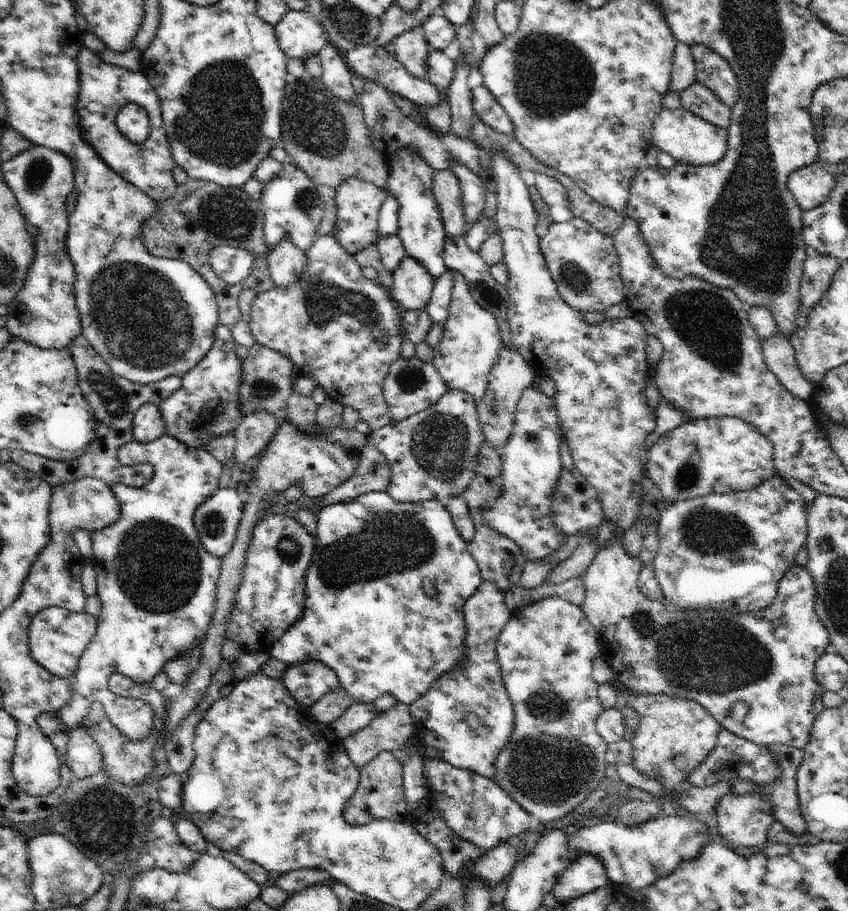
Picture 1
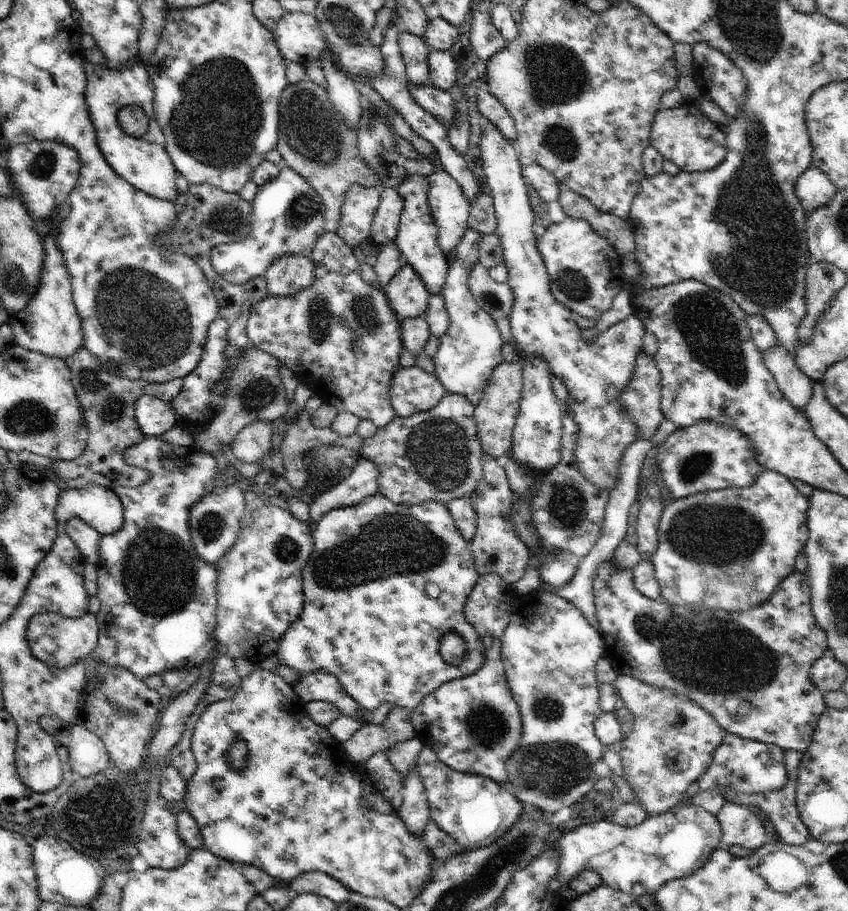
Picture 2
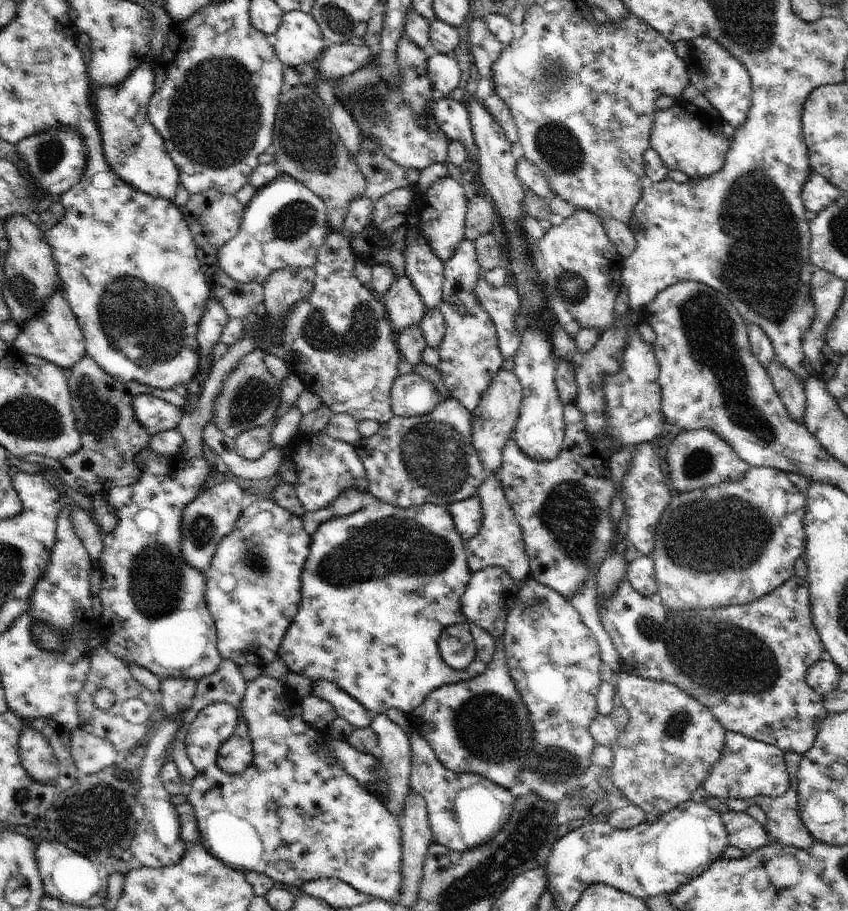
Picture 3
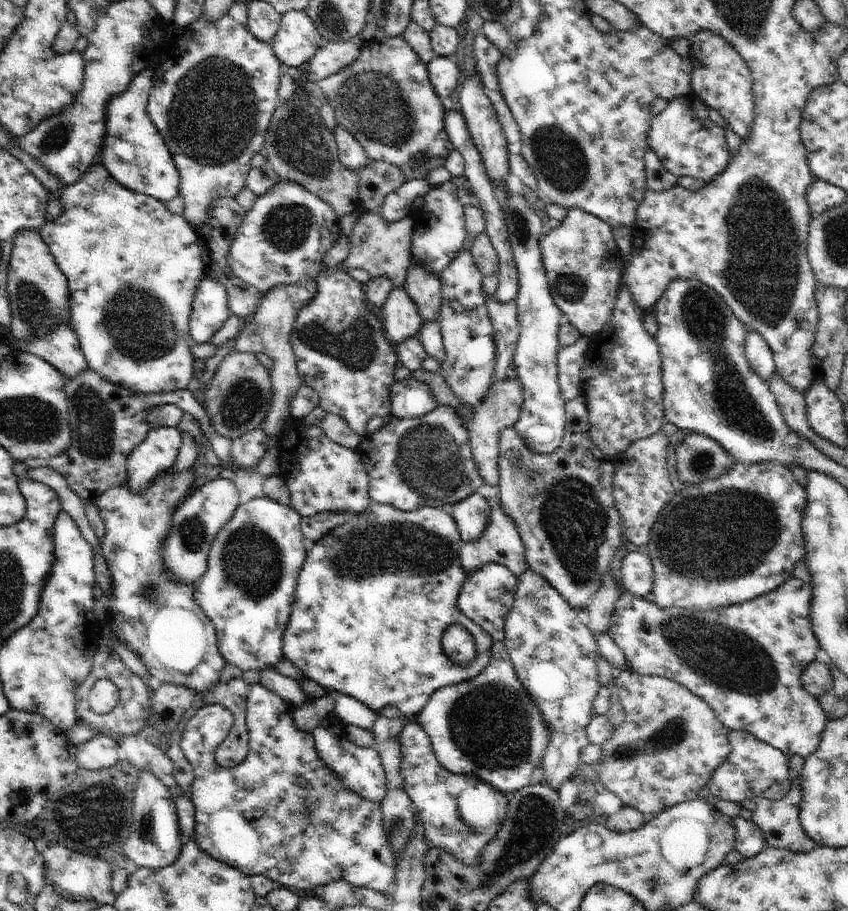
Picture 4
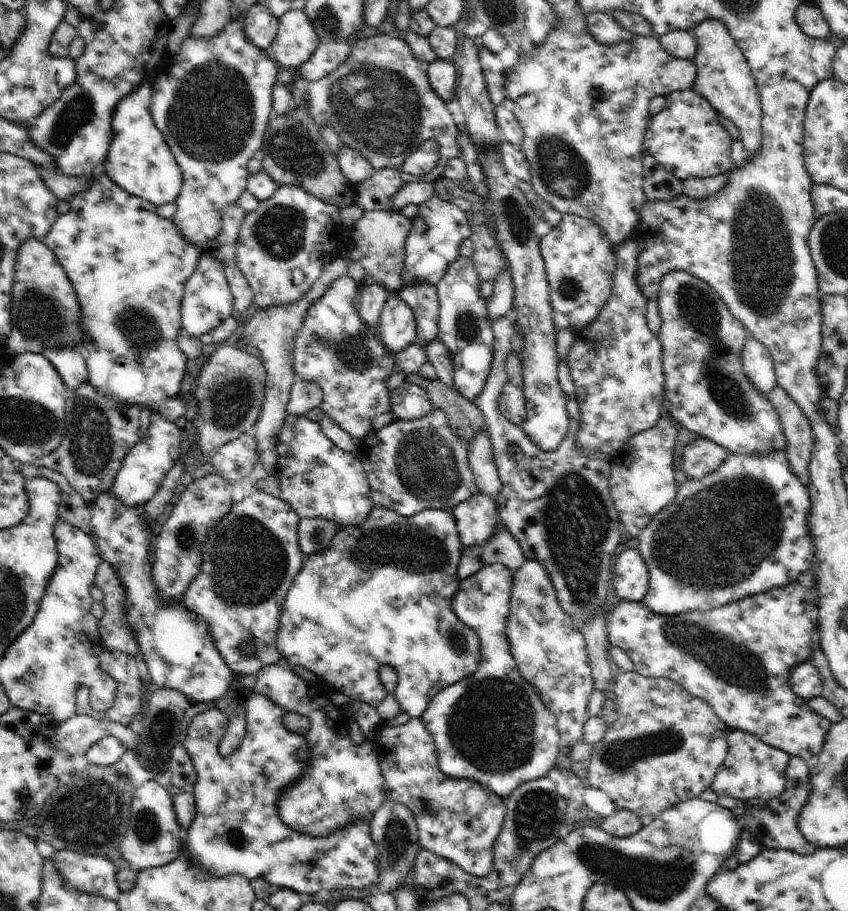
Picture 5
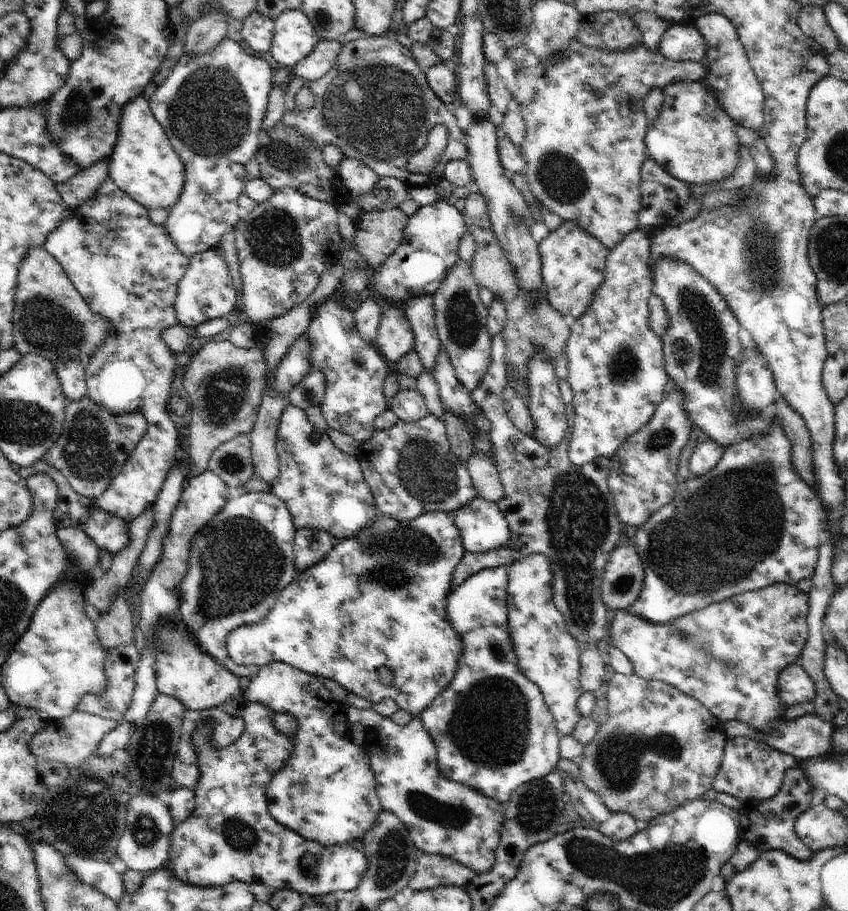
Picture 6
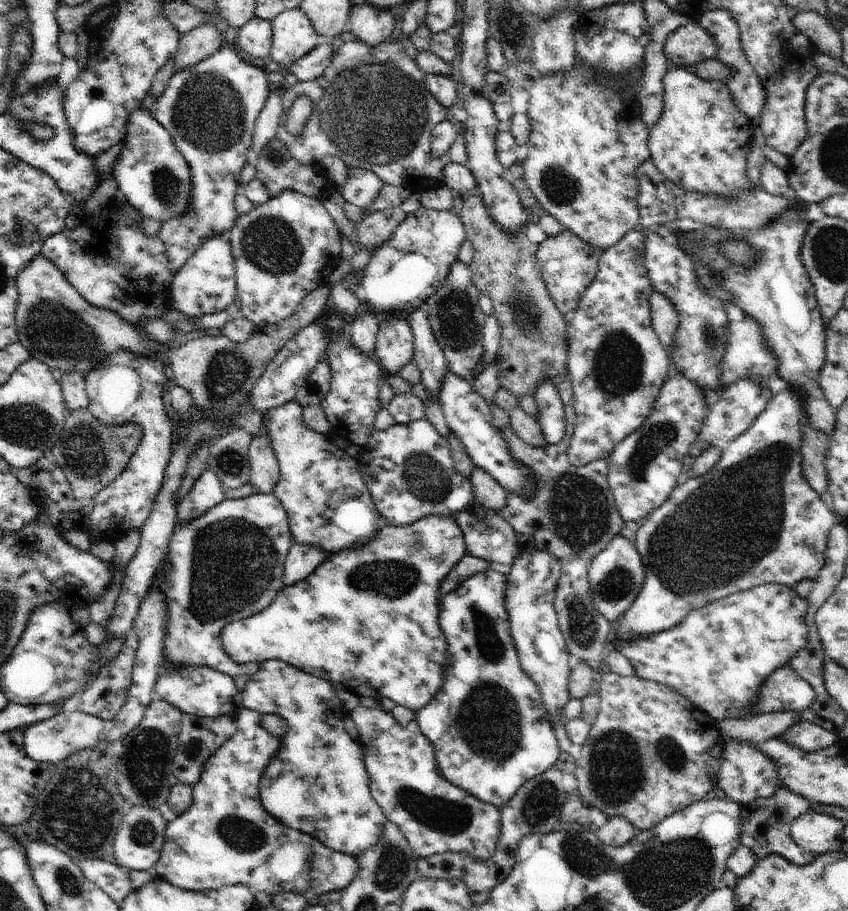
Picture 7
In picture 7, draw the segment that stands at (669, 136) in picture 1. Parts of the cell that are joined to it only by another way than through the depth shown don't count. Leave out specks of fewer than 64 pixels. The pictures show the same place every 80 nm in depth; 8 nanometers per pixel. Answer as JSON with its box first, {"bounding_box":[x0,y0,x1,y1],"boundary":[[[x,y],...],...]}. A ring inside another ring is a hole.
{"bounding_box":[647,63,763,196],"boundary":[[[668,63],[663,78],[664,111],[654,128],[651,128],[647,143],[656,168],[668,180],[673,180],[680,188],[709,195],[734,196],[754,189],[763,190],[762,184],[753,185],[746,174],[746,155],[752,149],[750,134],[758,127],[751,123],[732,100],[732,95],[722,81],[707,81],[695,75],[696,66],[682,67]]]}

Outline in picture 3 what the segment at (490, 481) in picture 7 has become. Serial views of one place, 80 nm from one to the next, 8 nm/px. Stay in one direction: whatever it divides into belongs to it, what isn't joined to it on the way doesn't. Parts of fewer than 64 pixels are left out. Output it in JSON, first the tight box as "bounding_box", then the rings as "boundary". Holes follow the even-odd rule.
{"bounding_box":[471,368,523,473],"boundary":[[[500,368],[484,391],[478,406],[471,412],[473,416],[472,442],[488,473],[496,473],[500,468],[503,448],[511,438],[516,426],[522,397],[523,388],[516,373],[512,369]]]}

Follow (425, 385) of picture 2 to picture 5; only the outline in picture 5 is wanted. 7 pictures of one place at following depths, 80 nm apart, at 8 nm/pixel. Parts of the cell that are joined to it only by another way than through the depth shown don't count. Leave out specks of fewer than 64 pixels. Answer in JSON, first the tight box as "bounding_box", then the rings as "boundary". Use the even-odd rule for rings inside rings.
{"bounding_box":[390,382,436,420],"boundary":[[[404,382],[390,394],[391,412],[399,420],[418,420],[436,409],[430,394],[420,385]]]}

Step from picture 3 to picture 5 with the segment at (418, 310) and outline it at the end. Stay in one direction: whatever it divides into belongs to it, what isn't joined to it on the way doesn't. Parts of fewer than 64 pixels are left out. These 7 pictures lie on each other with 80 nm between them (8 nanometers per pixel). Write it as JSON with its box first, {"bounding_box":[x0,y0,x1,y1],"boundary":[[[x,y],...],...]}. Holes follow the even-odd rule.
{"bounding_box":[378,293,418,354],"boundary":[[[391,293],[384,304],[378,336],[386,346],[386,352],[398,354],[410,344],[418,342],[416,322],[410,306],[398,294]]]}

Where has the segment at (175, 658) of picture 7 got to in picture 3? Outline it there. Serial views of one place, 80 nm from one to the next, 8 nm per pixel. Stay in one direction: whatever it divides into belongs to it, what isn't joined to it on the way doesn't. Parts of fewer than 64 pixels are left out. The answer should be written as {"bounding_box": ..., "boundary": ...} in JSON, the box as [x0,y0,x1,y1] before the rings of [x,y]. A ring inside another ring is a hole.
{"bounding_box":[205,497,312,668],"boundary":[[[255,497],[254,502],[242,511],[242,514],[236,521],[234,530],[219,542],[218,548],[211,560],[211,565],[206,572],[207,589],[205,597],[207,598],[207,607],[210,609],[213,619],[215,620],[217,628],[217,649],[222,659],[232,660],[232,662],[239,667],[245,664],[256,664],[256,666],[262,668],[279,656],[282,639],[290,626],[291,620],[296,616],[299,609],[301,601],[301,572],[306,564],[312,539],[309,532],[304,528],[302,517],[282,508],[278,503],[272,500],[267,501],[263,500],[262,497]]]}

